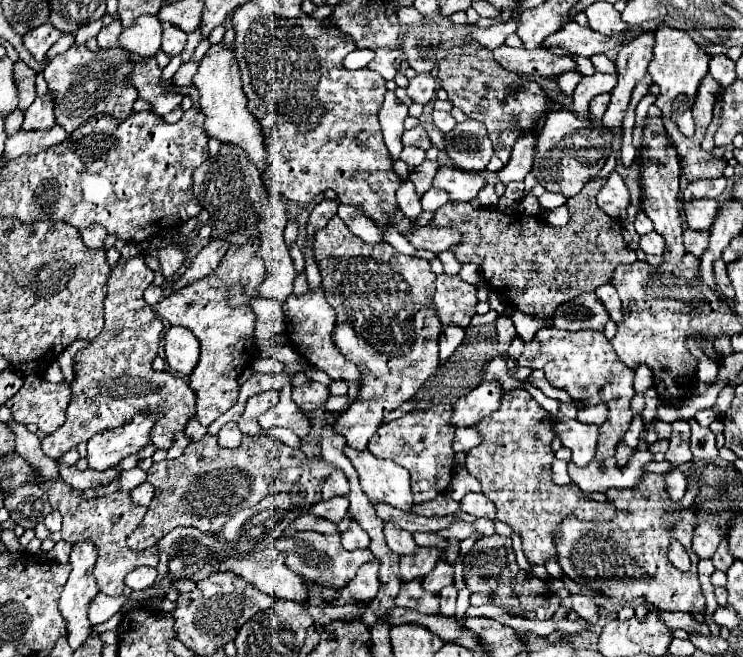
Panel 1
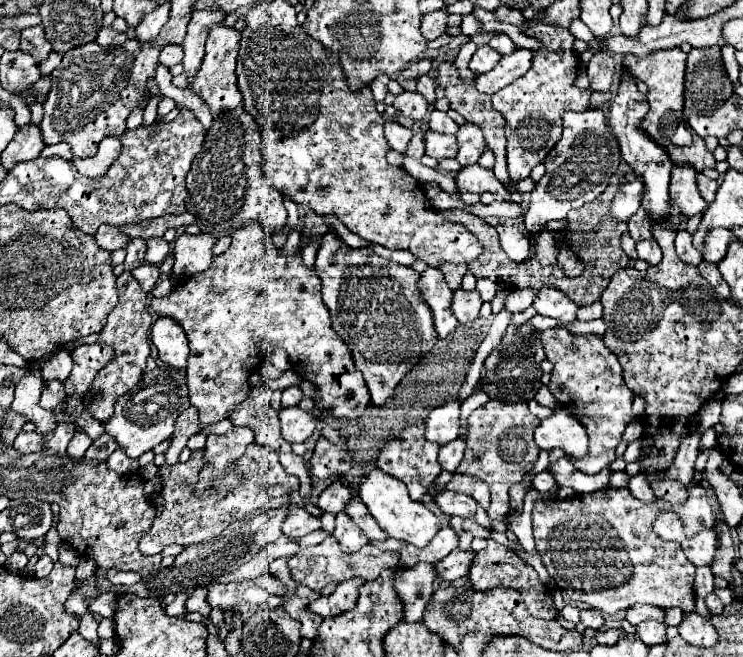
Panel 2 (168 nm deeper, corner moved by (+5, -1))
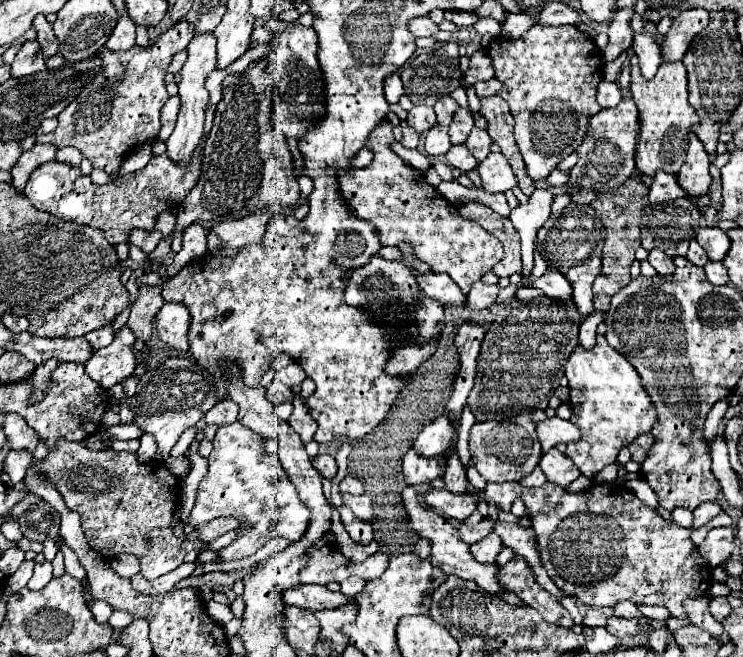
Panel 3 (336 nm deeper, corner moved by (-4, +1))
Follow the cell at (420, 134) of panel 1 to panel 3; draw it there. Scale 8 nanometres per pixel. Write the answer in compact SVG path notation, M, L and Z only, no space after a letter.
M452 144L450 152L444 154L444 160L446 160L446 164L458 168L460 172L468 172L478 166L474 156L470 156L470 150L466 148L466 144Z

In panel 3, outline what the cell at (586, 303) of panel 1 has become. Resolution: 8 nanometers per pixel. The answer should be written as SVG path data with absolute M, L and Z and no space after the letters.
M558 270L546 272L532 286L534 288L540 288L546 296L550 296L554 300L572 300L574 298L572 292L570 292L570 282Z

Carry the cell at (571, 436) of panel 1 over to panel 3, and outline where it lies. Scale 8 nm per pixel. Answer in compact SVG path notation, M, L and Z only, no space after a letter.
M558 416L546 418L542 422L536 424L536 432L538 432L538 440L542 444L542 450L550 450L556 444L570 444L574 440L578 440L580 428L572 422L572 420L562 420Z

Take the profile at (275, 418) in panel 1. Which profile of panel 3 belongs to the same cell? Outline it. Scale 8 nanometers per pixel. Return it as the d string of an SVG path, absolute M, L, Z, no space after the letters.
M298 396L298 400L292 400L294 410L290 416L290 426L300 434L302 444L308 444L310 440L314 440L314 432L316 432L316 422L310 416L310 410L306 408L306 400L302 396Z

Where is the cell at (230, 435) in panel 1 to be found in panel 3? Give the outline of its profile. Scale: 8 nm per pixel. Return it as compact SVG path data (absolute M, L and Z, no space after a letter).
M234 422L220 426L212 444L214 450L208 456L208 472L198 486L188 524L200 524L218 516L240 516L242 526L252 524L248 530L242 530L230 546L220 550L222 560L246 558L276 536L284 536L290 542L300 540L310 522L310 510L300 502L278 456L262 452L262 436L244 424Z

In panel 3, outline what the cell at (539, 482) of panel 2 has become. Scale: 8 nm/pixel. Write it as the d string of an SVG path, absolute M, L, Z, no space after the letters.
M538 466L534 468L534 472L532 472L530 476L526 476L526 478L520 480L520 484L526 486L526 488L530 488L530 486L540 486L540 484L546 484L546 482L548 482L548 480L546 480L544 472L542 472Z

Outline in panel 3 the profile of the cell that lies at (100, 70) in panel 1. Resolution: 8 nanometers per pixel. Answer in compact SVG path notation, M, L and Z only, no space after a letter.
M182 20L176 26L172 26L170 30L162 32L154 44L150 46L134 46L126 52L110 52L110 48L102 48L94 54L96 60L102 62L102 72L96 74L96 78L82 88L82 92L74 98L74 102L70 102L60 114L58 114L58 128L50 134L40 134L36 138L38 144L54 144L56 148L64 148L64 146L74 146L78 148L90 162L94 168L100 168L104 172L114 172L118 168L118 164L122 162L122 158L134 150L136 146L142 146L148 138L158 136L160 130L160 110L166 104L166 100L170 98L166 92L166 84L164 84L164 76L168 72L168 64L172 60L172 56L180 50L186 50L188 42L194 38L194 24Z

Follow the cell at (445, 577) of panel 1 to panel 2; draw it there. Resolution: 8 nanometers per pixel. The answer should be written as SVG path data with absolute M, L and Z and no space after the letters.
M457 548L457 550L453 550L441 562L437 562L437 576L441 580L445 580L445 582L453 582L453 580L457 580L461 576L467 576L475 554L477 552L473 548L467 548L467 550Z

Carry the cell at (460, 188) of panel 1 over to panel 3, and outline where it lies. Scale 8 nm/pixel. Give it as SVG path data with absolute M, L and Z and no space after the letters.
M490 154L482 164L478 164L478 172L486 192L506 192L516 186L516 178L504 154Z

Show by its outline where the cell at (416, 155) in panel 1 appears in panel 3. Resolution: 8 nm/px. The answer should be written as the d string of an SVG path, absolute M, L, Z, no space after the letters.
M436 124L434 128L430 128L426 138L424 138L424 148L426 148L428 156L440 156L440 154L448 152L448 148L450 148L448 126Z

